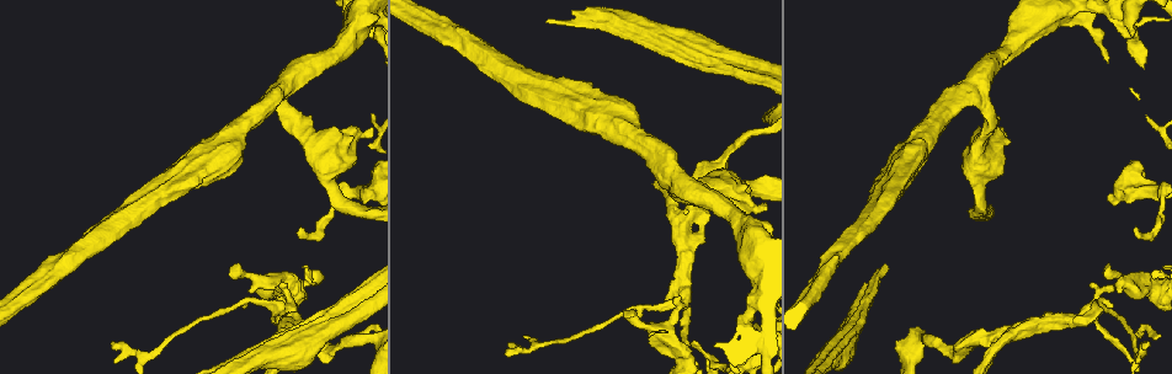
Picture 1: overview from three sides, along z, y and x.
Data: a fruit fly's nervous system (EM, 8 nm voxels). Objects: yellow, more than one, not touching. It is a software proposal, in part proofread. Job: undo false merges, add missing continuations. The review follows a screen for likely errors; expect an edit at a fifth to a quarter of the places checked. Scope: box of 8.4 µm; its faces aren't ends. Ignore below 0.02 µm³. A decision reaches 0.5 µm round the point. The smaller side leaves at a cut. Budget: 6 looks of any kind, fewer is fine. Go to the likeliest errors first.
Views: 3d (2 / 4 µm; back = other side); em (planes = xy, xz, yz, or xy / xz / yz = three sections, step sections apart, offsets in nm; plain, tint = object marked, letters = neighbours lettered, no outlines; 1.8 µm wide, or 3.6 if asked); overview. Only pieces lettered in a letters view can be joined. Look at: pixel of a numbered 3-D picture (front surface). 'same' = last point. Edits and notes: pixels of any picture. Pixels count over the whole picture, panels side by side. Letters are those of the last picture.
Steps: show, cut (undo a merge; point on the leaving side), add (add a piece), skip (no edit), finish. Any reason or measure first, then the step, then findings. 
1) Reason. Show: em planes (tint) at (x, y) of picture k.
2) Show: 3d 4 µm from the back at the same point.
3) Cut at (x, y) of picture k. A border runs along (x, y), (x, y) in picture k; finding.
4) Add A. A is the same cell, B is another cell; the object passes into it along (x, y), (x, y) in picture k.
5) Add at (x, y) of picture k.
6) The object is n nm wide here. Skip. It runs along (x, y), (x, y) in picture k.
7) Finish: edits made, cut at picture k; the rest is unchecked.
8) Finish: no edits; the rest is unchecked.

A fork. Show: 3d 4 µm at (687, 218) of picture 1.

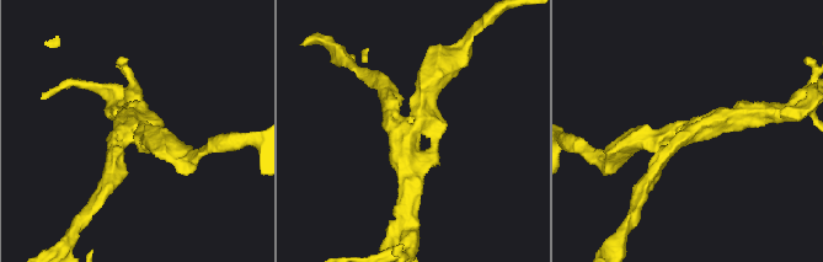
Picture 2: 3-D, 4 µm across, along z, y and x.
Shape alone is not enough. Show: em planes (letters) at (133, 132) of picture 2.

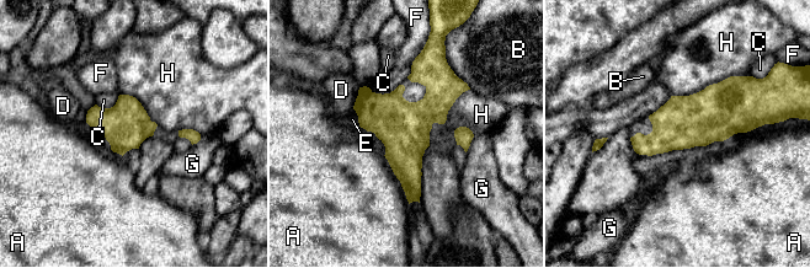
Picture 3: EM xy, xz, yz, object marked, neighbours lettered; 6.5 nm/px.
Skip. A, B, C, D, E, F, G and H are other cells; a border runs along (747, 75), (672, 96) in picture 3; continuous, no second neuron.

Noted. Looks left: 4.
Sharp bend. Show: 3d 4 µm from the back at (1117, 12) of picture 1.

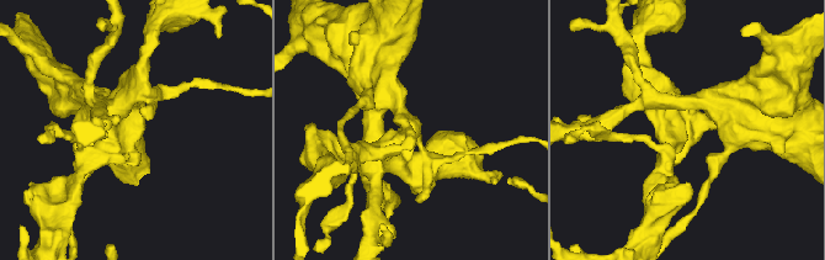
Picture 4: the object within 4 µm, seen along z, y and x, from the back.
Show: em planes (letters) at (126, 127) of picture 4.

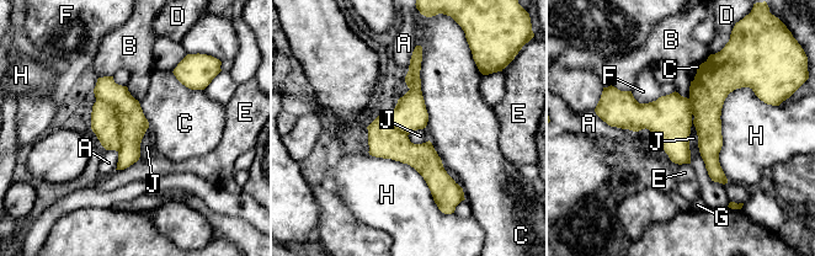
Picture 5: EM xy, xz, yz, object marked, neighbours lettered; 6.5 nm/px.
The longest contact is with H, 650 nm. Cut at (105, 124) of picture 5. A, B, C, D, E, F, G, H and J are other cells; the part that leaves runs along (710, 59), (709, 154), (723, 180) in picture 5; a second neuron is stuck on.

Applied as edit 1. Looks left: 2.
Finish: edits made, cut at picture 5; the rest is unchecked.

